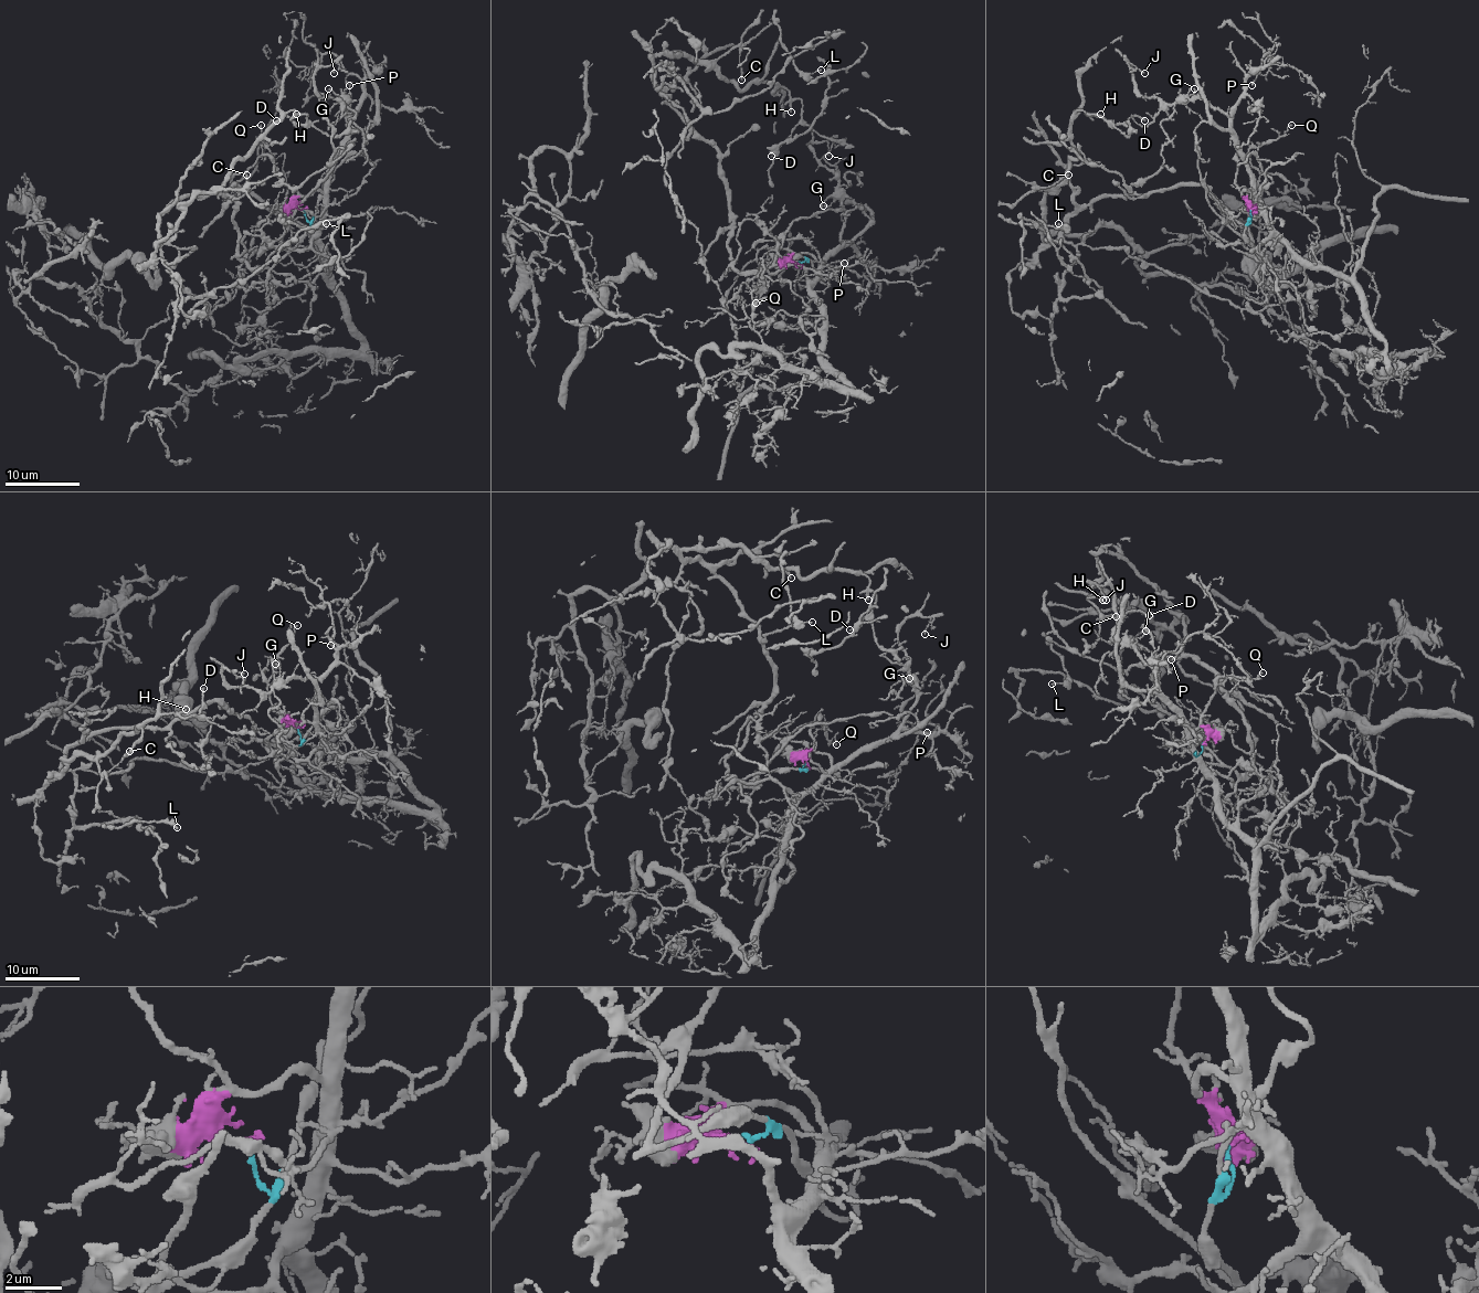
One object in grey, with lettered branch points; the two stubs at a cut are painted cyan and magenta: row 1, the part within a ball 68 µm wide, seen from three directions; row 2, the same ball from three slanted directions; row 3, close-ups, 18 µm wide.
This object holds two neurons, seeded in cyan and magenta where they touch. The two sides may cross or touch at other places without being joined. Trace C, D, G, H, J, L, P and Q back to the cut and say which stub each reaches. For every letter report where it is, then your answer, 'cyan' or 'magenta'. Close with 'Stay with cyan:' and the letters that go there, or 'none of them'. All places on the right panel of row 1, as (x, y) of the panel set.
C: (1068, 175) | cyan
D: (1144, 120) | cyan
G: (1194, 88) | magenta
H: (1100, 114) | cyan
J: (1144, 73) | magenta
L: (1058, 223) | cyan
P: (1252, 85) | magenta
Q: (1291, 125) | magenta
Stay with cyan: C, D, H, L

